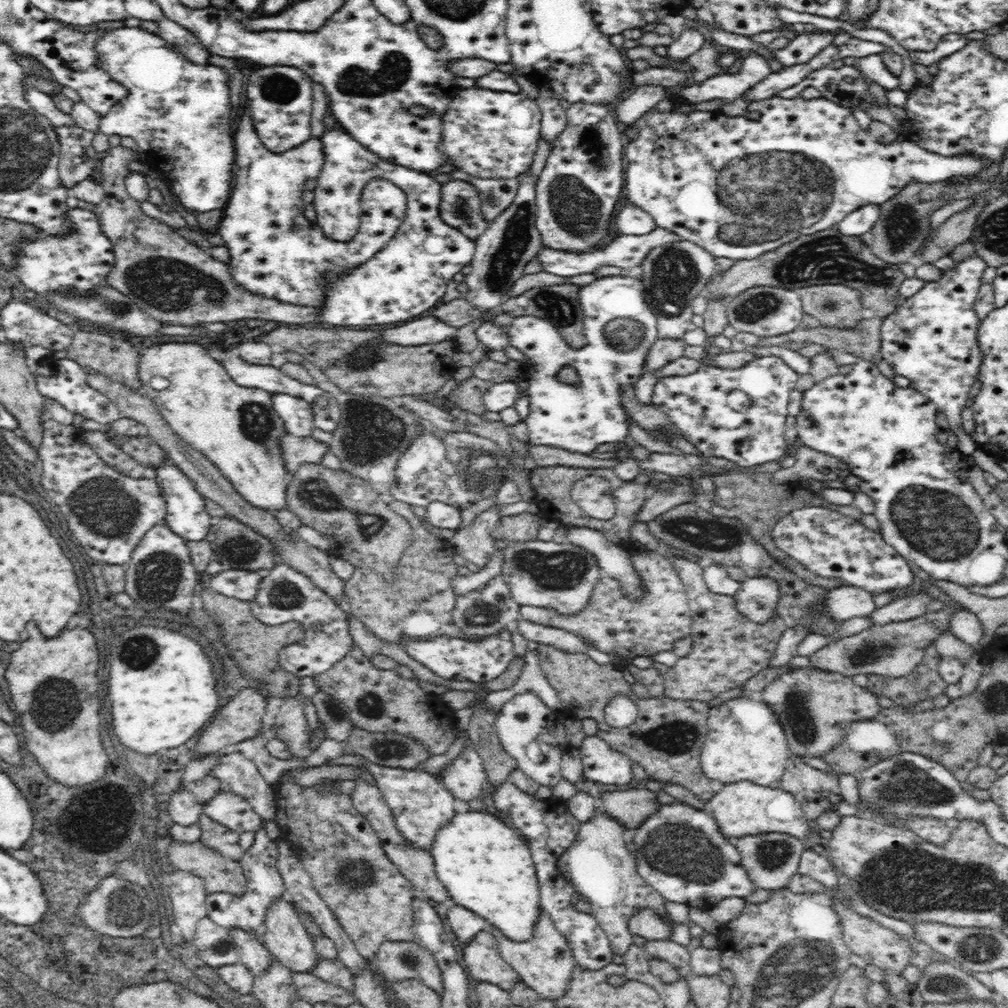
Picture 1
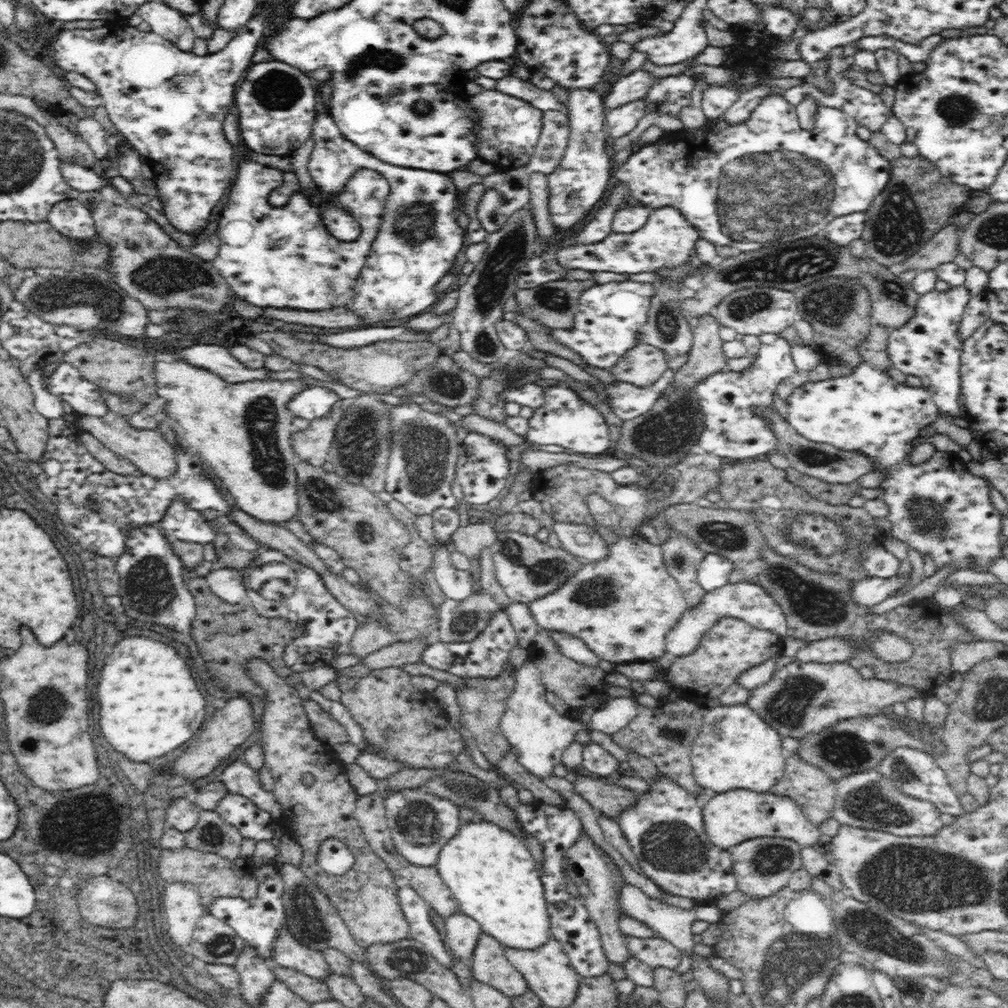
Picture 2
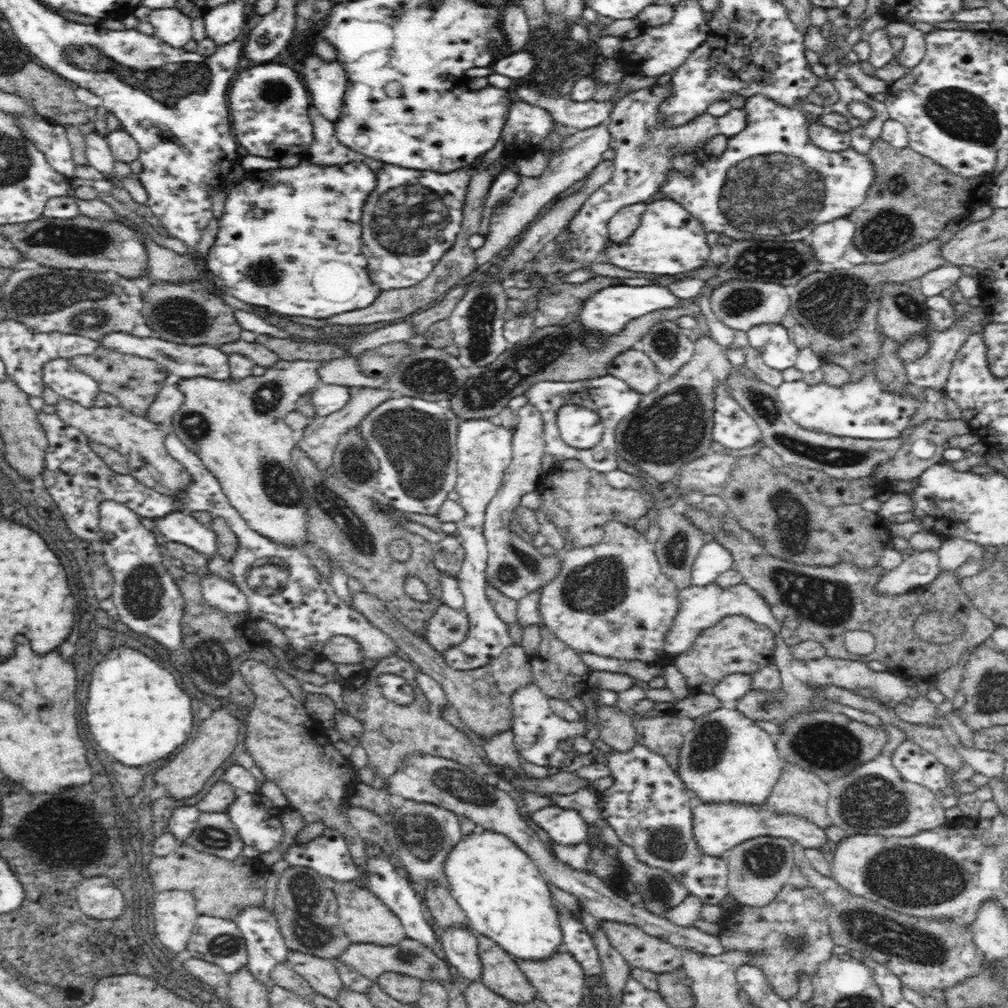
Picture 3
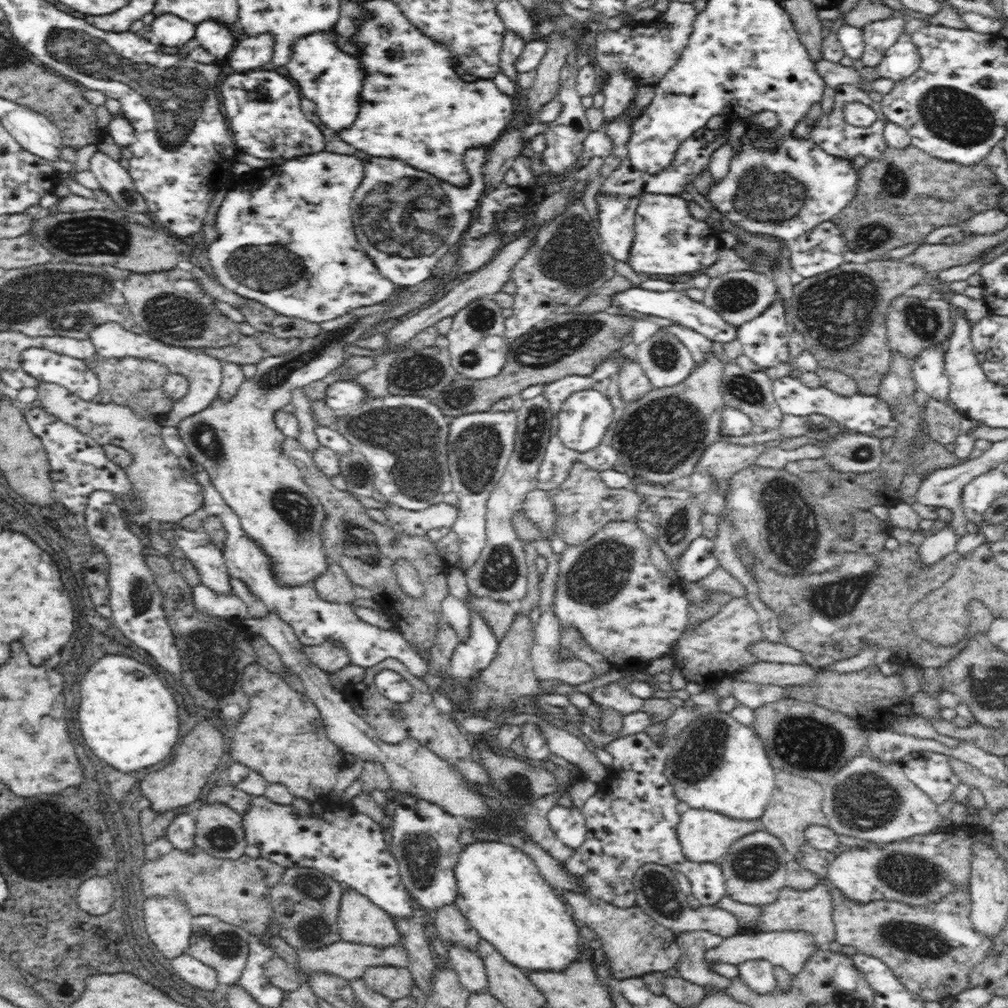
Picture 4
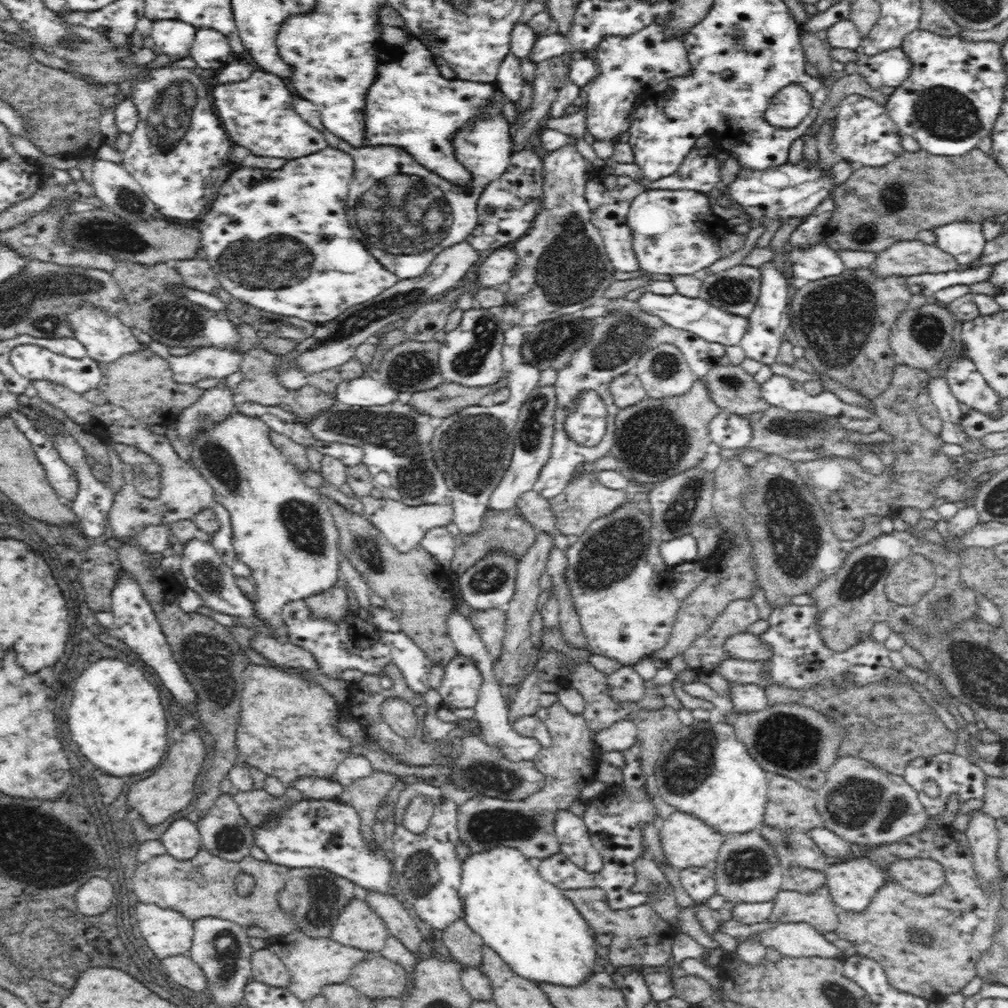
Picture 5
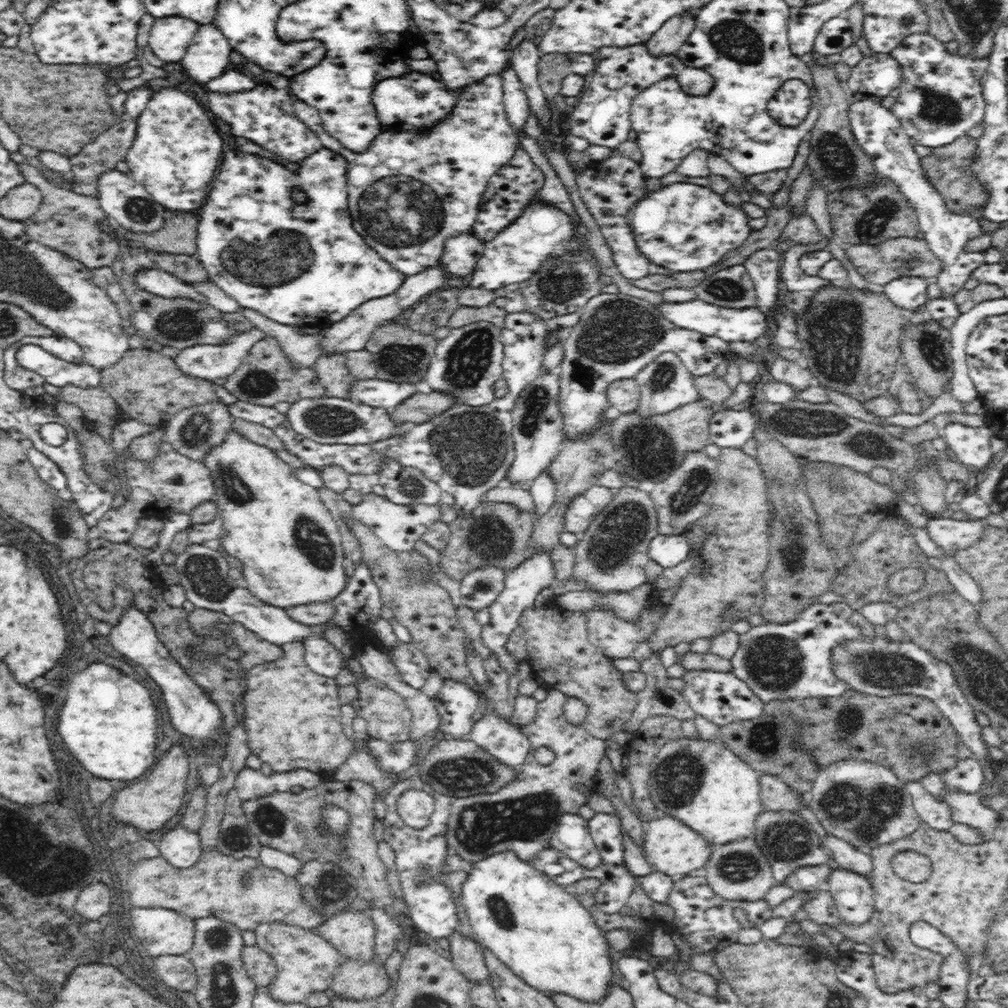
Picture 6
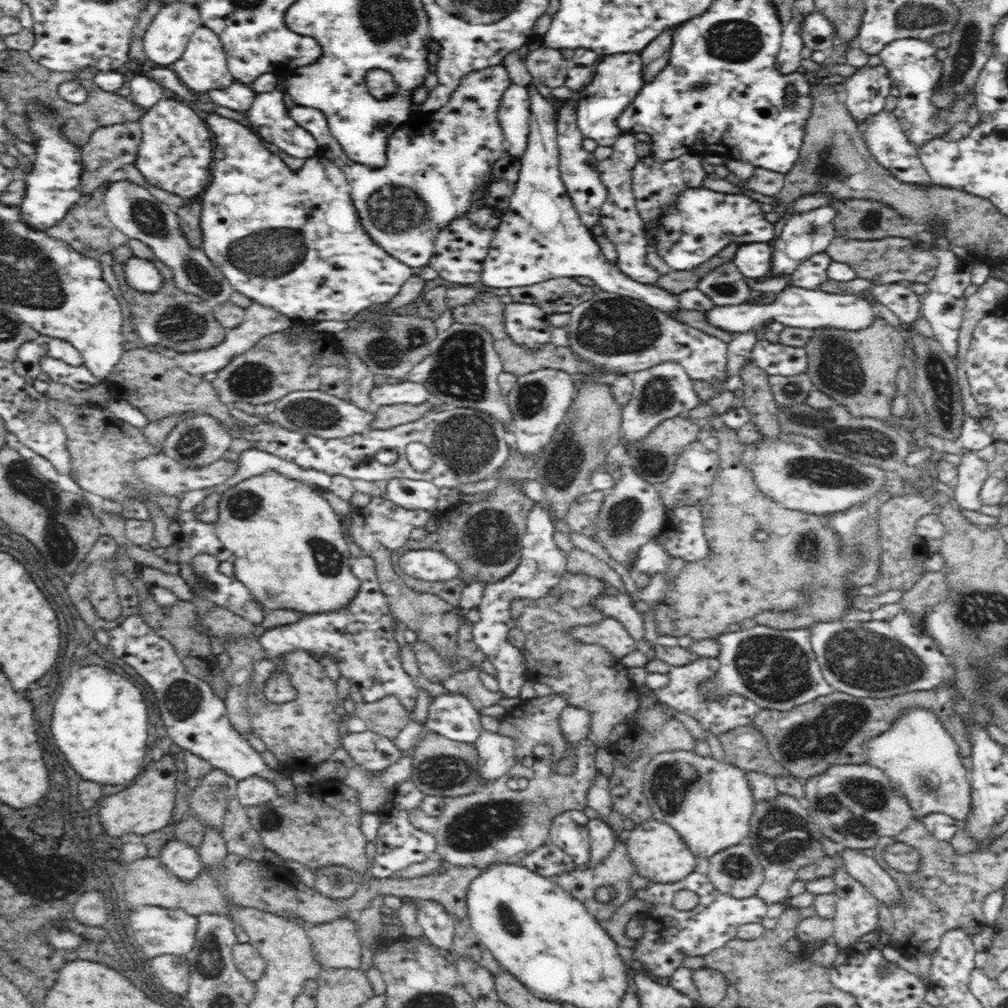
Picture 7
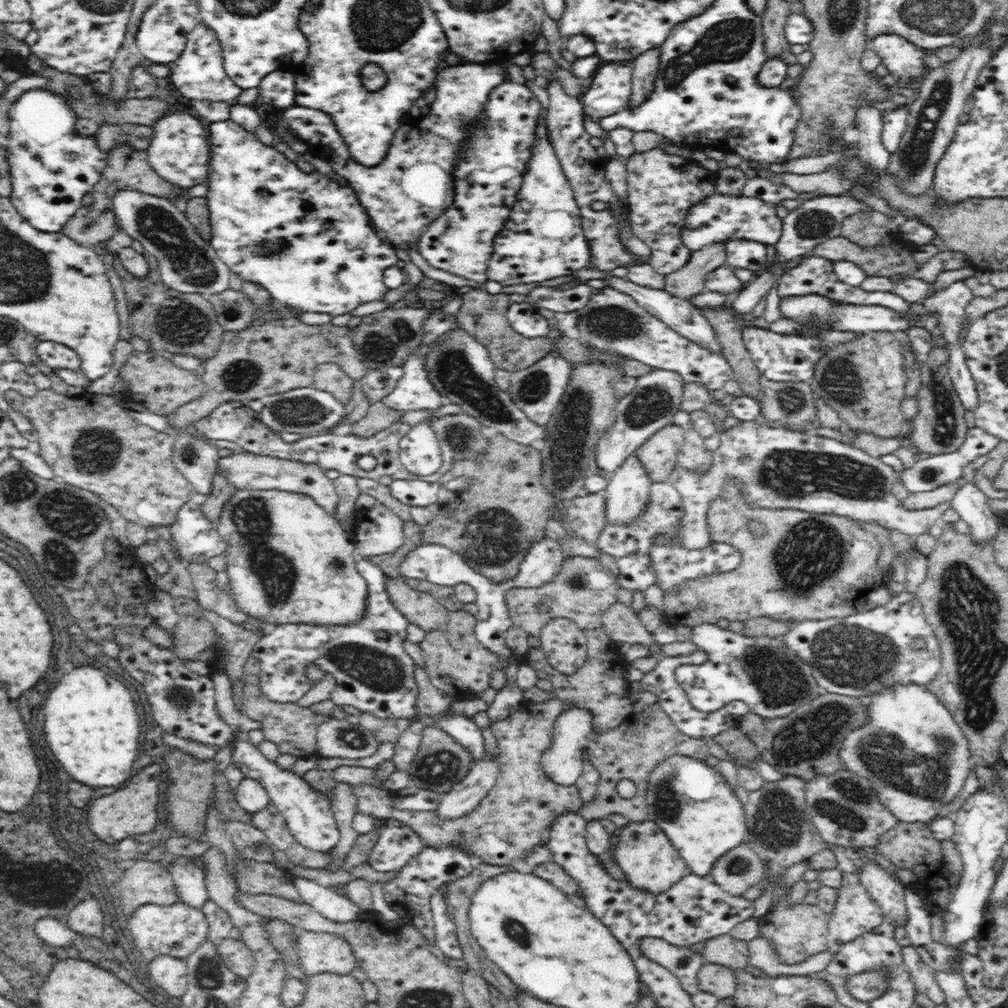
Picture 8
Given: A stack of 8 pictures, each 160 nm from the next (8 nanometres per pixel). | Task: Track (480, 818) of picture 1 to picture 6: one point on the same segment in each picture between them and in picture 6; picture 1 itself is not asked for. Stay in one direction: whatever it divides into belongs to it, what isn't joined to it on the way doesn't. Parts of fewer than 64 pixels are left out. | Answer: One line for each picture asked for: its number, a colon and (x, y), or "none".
2: (494, 879)
3: (499, 888)
4: (508, 903)
5: (529, 922)
6: (526, 920)

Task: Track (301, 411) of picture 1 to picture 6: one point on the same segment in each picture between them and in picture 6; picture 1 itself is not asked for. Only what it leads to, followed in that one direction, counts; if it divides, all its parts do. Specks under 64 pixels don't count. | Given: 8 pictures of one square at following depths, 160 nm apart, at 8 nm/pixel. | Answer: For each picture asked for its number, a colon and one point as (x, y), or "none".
2: (313, 403)
3: (330, 398)
4: (341, 396)
5: (368, 391)
6: (376, 393)

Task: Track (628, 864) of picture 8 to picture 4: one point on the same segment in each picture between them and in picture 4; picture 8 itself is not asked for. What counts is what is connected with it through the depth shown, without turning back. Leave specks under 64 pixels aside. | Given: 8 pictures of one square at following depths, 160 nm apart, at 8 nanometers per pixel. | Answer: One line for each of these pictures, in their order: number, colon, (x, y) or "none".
4: (705, 836)
5: (687, 842)
6: (670, 847)
7: (657, 852)

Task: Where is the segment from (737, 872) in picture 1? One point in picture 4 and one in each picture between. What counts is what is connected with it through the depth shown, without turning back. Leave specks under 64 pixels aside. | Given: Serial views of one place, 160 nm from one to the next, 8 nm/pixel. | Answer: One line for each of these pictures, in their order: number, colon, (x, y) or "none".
2: (665, 827)
3: (648, 806)
4: (632, 821)

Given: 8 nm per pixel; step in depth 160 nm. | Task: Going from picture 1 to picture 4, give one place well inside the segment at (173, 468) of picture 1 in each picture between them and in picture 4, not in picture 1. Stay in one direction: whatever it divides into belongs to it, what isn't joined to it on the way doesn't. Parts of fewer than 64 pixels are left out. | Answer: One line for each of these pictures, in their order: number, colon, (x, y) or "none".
2: (184, 523)
3: (179, 526)
4: (197, 546)

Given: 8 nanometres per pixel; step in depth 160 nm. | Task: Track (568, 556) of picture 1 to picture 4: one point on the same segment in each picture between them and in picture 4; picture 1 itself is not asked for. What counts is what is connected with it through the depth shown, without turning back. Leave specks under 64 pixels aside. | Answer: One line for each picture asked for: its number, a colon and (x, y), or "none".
2: (527, 569)
3: (515, 567)
4: (500, 572)

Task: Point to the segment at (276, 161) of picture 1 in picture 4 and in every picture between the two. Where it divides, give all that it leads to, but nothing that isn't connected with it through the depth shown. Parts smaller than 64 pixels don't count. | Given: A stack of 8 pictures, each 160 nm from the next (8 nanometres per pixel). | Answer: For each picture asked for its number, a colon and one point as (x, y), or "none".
2: (280, 257)
3: (290, 241)
4: (276, 241)

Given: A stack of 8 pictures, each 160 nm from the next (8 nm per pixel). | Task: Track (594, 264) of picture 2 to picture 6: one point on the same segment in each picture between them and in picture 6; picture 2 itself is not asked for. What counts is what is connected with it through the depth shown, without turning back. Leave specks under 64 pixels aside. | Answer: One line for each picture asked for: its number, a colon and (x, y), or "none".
3: (669, 241)
4: (668, 240)
5: (675, 232)
6: (683, 227)

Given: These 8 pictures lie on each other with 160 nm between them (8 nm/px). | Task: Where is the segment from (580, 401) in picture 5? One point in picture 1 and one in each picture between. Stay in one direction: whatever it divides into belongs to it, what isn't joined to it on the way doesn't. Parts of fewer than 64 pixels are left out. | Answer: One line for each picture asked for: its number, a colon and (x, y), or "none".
1: (620, 327)
2: (565, 419)
3: (581, 428)
4: (584, 419)

